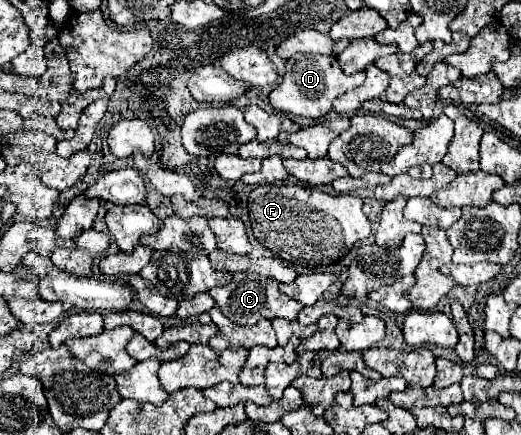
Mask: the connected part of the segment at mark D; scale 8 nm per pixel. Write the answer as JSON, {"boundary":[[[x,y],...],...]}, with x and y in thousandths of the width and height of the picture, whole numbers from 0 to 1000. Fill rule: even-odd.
{"boundary":[[[572,122],[549,140],[545,186],[518,214],[518,241],[541,260],[610,274],[610,269],[622,269],[633,260],[637,237],[653,218],[660,218],[668,205],[683,205],[695,191],[699,191],[699,168],[683,168],[672,177],[660,172],[645,131],[633,136],[633,126]]]}

